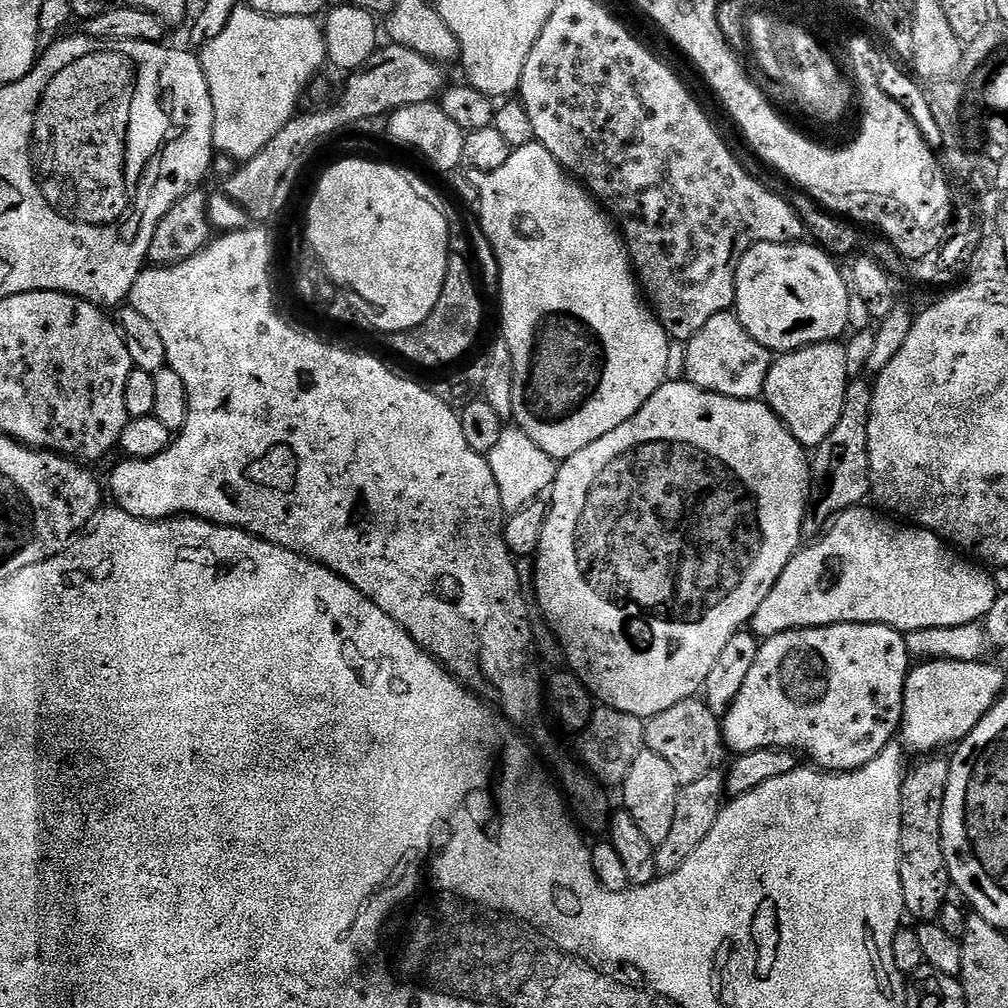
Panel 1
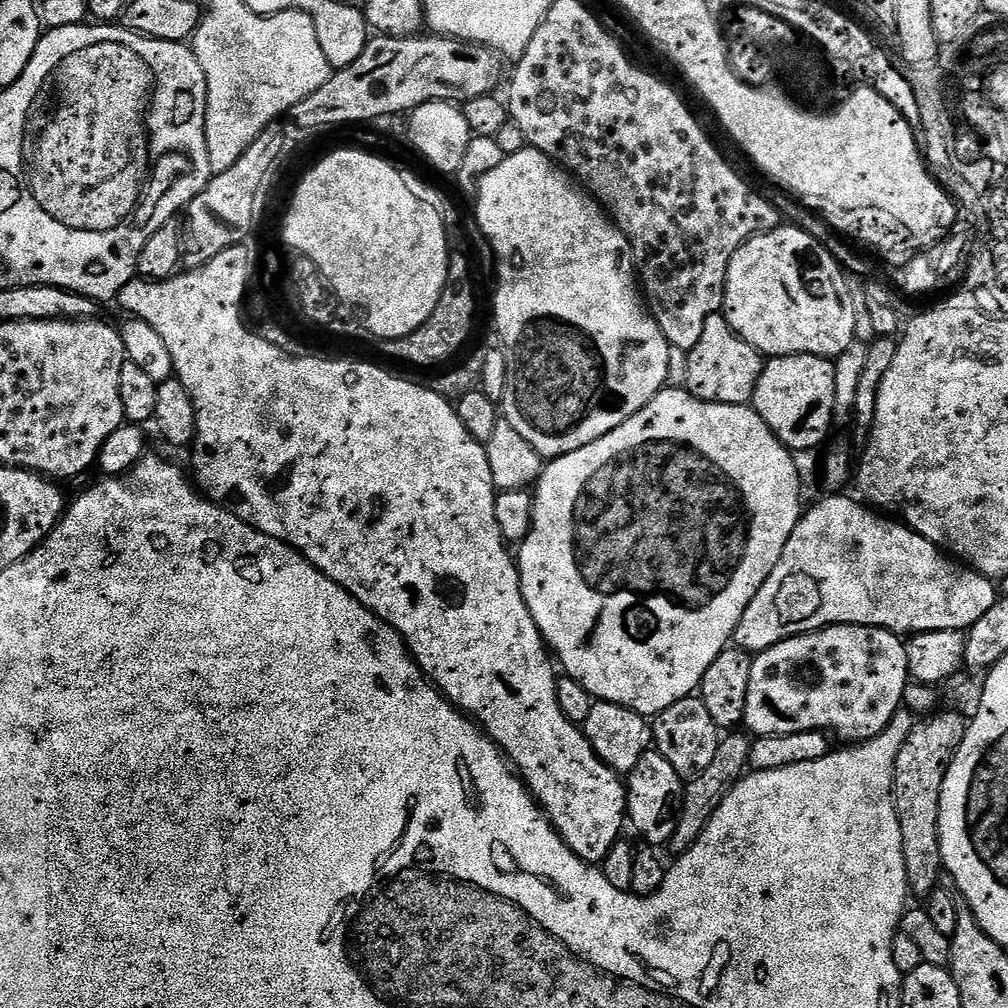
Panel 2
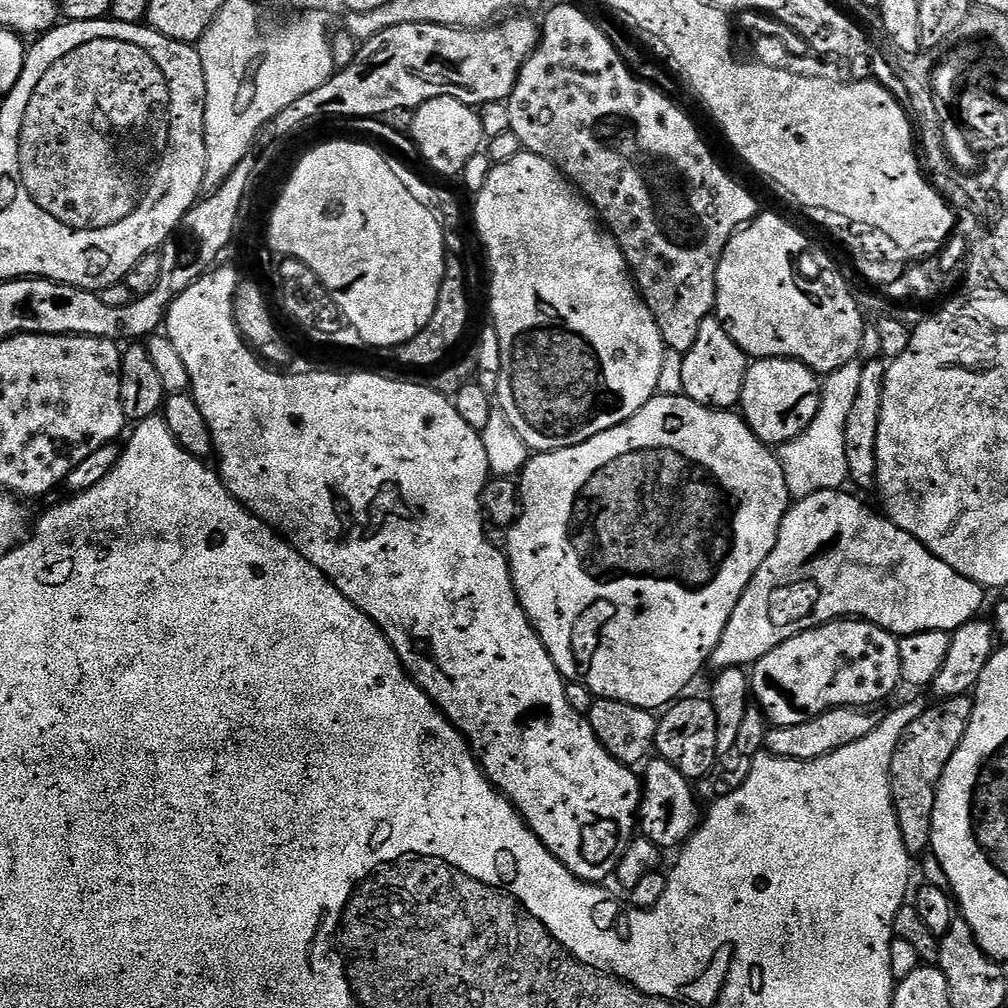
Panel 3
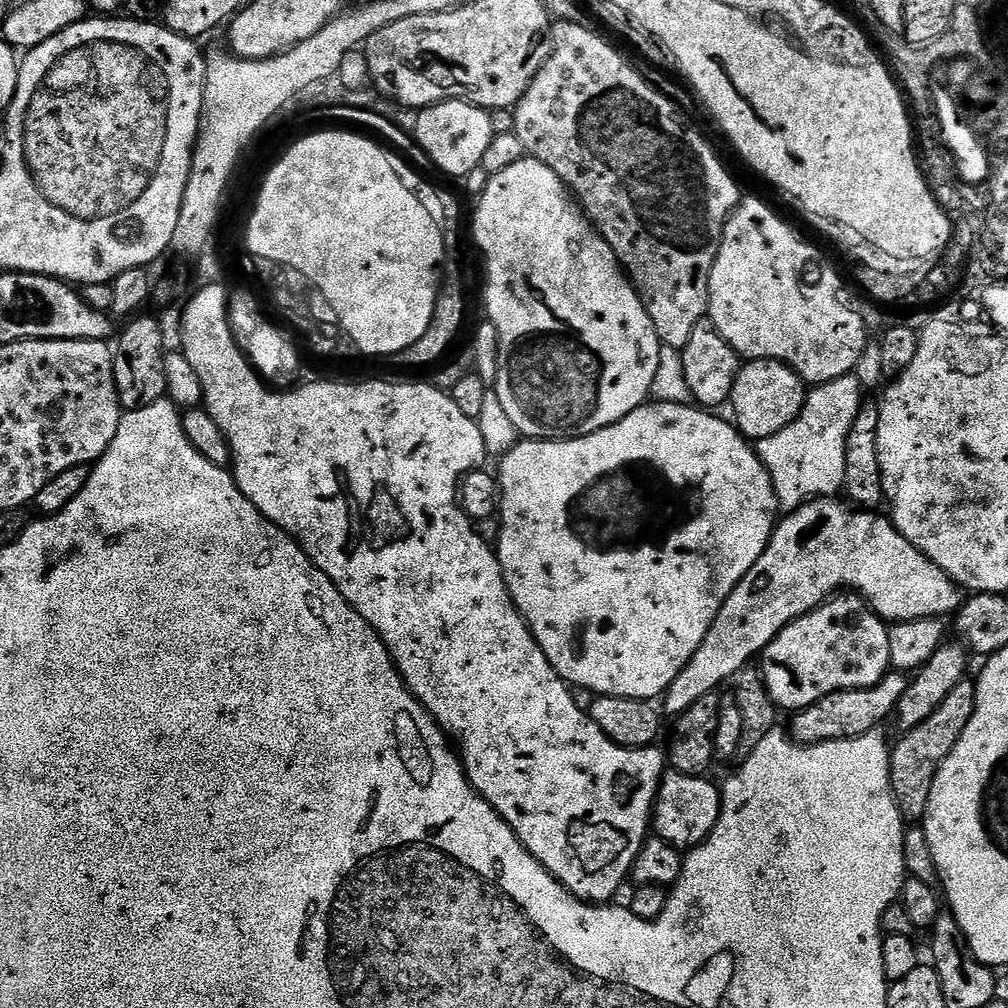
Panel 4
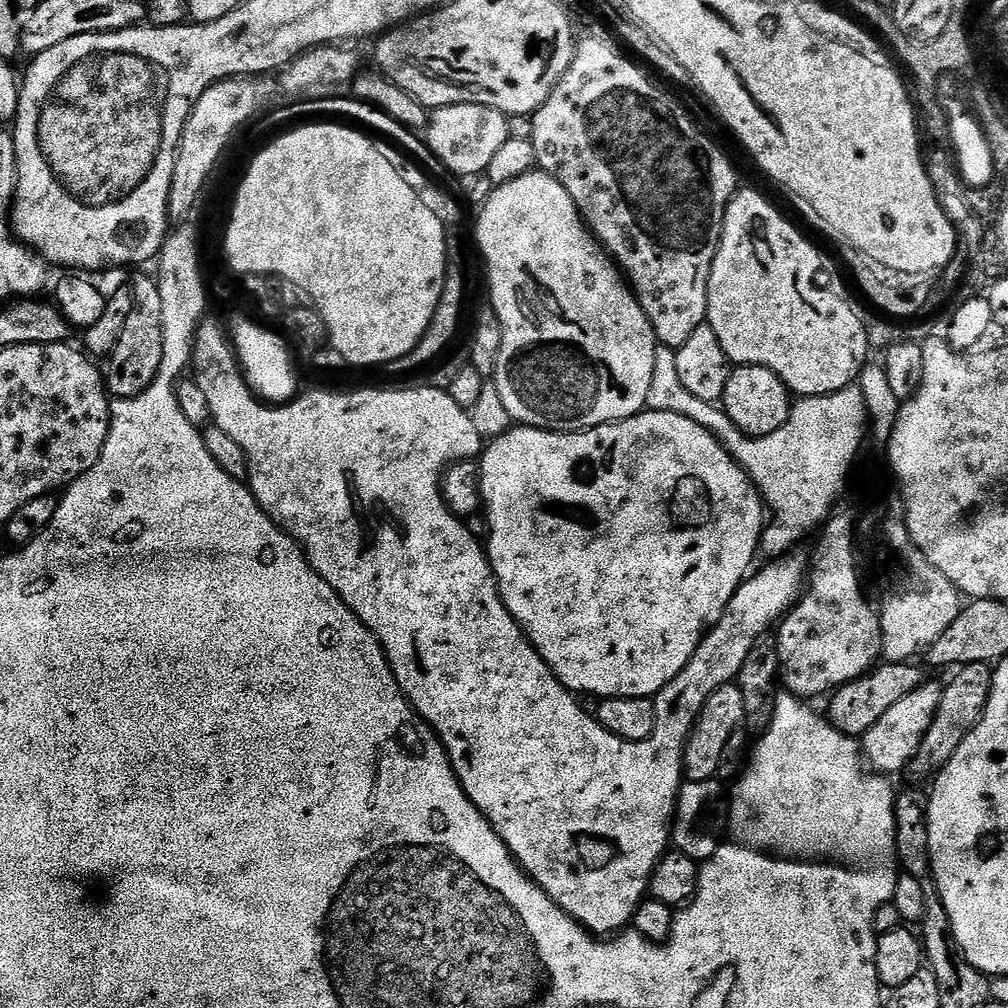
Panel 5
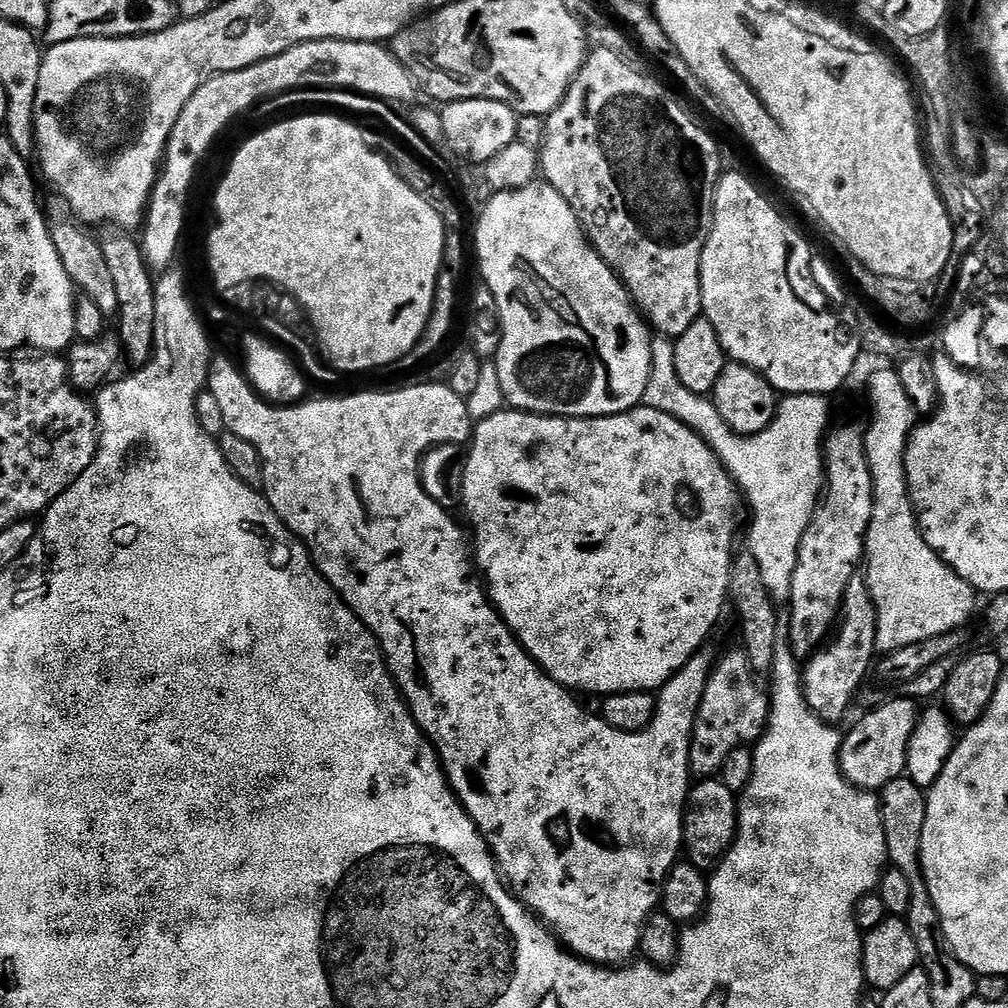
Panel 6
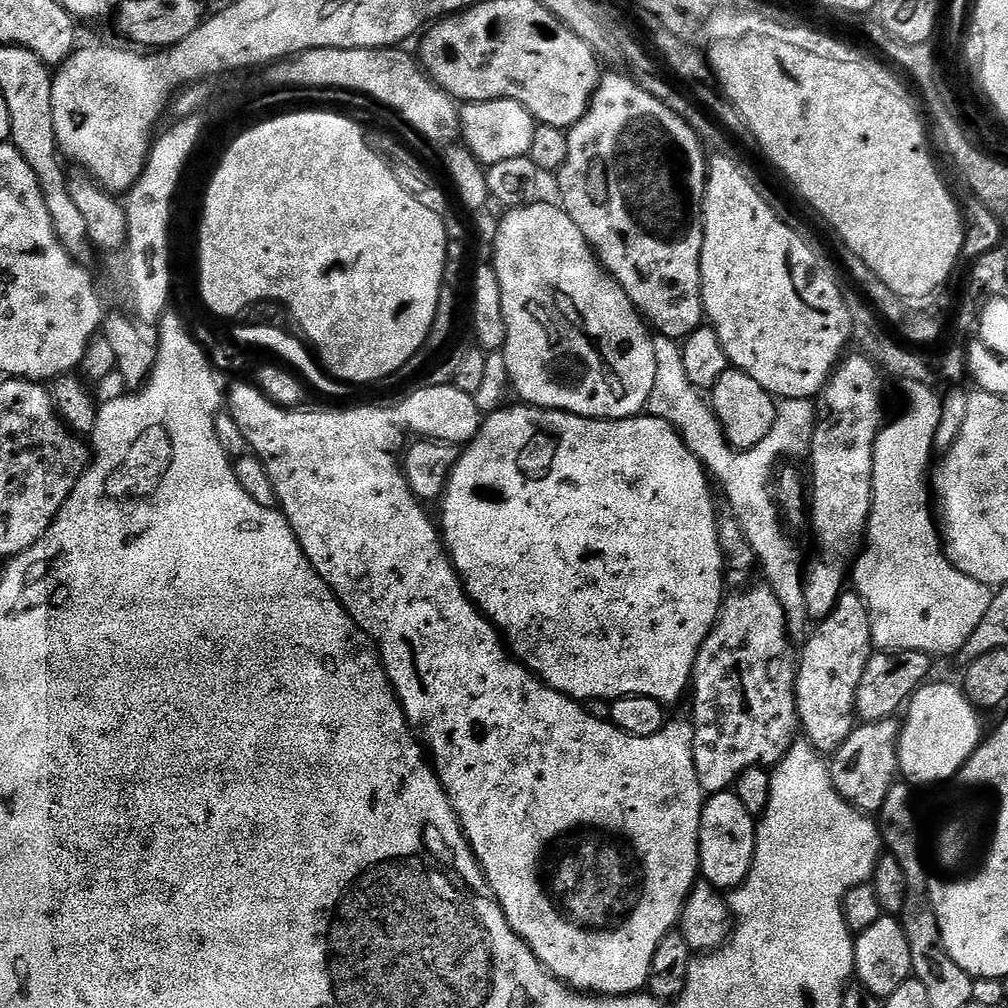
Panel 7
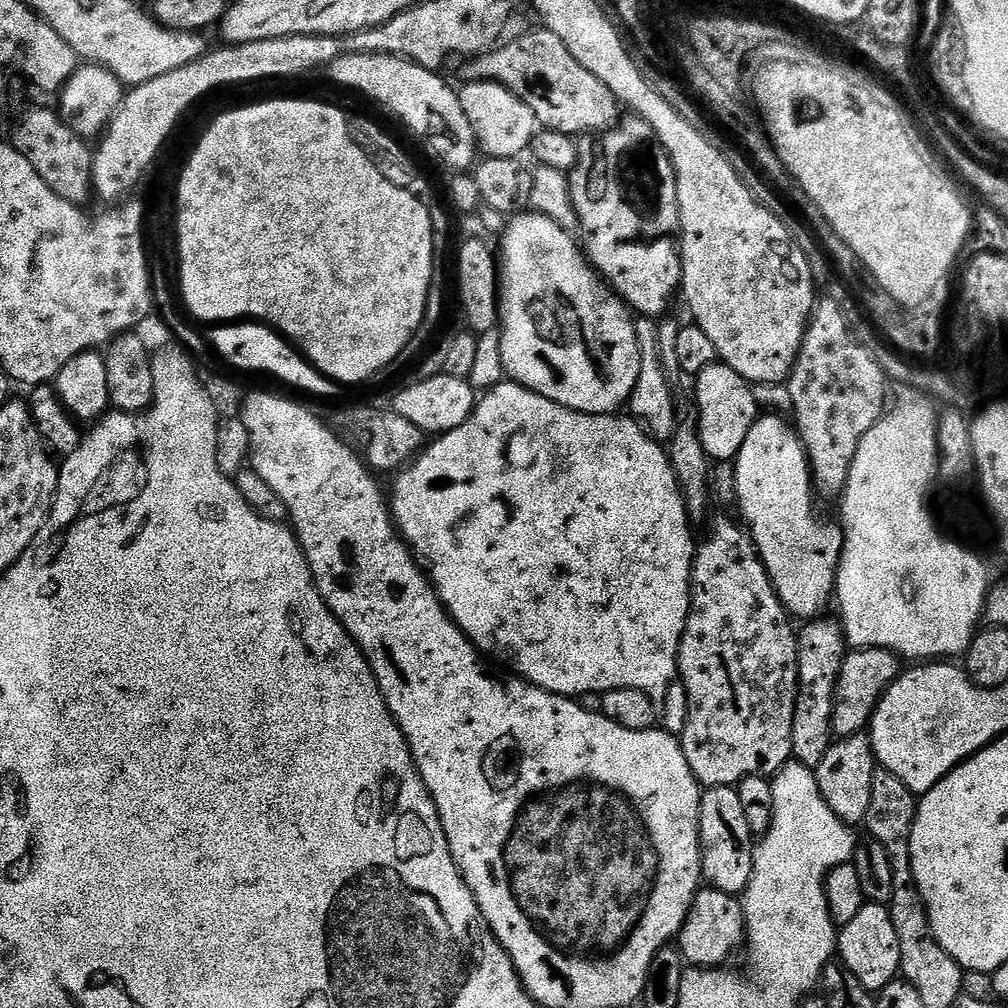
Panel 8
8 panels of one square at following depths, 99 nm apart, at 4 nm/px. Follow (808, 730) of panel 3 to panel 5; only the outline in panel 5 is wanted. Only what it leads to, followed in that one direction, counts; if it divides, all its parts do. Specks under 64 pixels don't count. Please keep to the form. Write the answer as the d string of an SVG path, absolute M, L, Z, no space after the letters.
M880 662L867 676L859 676L835 689L831 697L833 700L829 702L828 712L826 711L828 723L842 734L863 738L870 726L874 726L874 722L878 722L878 718L882 718L882 714L890 710L890 706L896 705L900 699L906 698L906 694L918 690L918 686L926 683L925 669L915 668L914 665L912 662Z

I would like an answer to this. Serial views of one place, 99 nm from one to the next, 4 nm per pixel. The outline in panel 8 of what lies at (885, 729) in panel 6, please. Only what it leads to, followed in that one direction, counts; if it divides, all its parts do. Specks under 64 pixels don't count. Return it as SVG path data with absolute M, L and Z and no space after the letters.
M861 734L845 736L831 743L821 764L814 769L822 798L826 798L830 810L834 810L834 814L843 824L864 824L866 814L870 810L870 790L874 786L877 767L872 741L867 735Z

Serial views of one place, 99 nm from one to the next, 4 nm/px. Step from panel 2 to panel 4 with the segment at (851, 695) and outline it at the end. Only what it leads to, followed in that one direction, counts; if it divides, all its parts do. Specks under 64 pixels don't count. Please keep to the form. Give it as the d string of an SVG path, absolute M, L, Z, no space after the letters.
M840 594L786 625L764 647L763 680L777 709L788 714L814 706L826 694L875 688L892 668L889 625L855 594Z

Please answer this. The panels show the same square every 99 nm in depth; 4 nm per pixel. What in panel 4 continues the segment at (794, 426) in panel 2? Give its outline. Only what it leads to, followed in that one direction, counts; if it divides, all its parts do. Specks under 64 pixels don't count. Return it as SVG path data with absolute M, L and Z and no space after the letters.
M749 360L741 367L734 382L730 409L736 415L734 423L741 436L755 442L770 438L770 434L778 434L778 430L786 430L804 409L805 399L804 381L787 364L779 364L776 360Z

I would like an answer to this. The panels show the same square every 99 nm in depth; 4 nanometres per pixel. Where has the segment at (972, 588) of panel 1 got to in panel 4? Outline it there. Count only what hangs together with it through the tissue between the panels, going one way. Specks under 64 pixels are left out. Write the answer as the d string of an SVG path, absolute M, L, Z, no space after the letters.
M821 498L811 500L810 503L802 505L802 507L789 511L788 516L777 523L776 529L772 531L770 542L766 546L766 550L762 554L762 558L758 558L758 562L754 562L751 570L742 578L742 582L738 582L738 586L730 594L730 598L726 598L726 602L722 606L722 610L718 614L718 618L710 626L710 630L706 634L706 638L702 642L702 646L698 646L698 650L690 658L690 662L686 662L686 666L678 674L678 678L668 687L666 693L666 701L668 700L668 712L672 718L678 718L686 710L690 710L690 706L694 706L696 702L702 698L713 695L717 691L719 684L726 685L733 679L737 672L747 669L752 659L759 657L763 653L764 647L778 635L781 630L788 624L794 623L798 618L802 618L806 613L819 608L821 604L833 599L837 594L843 593L845 590L851 590L860 599L865 600L872 607L873 612L877 612L885 622L903 622L905 620L935 620L937 618L951 617L960 611L962 603L961 589L945 574L941 568L934 566L934 562L930 562L930 558L926 558L926 554L922 554L922 550L918 550L911 544L899 530L892 525L891 519L887 515L876 516L872 510L857 510L855 507L849 506L847 503L839 504L841 501L836 498Z

